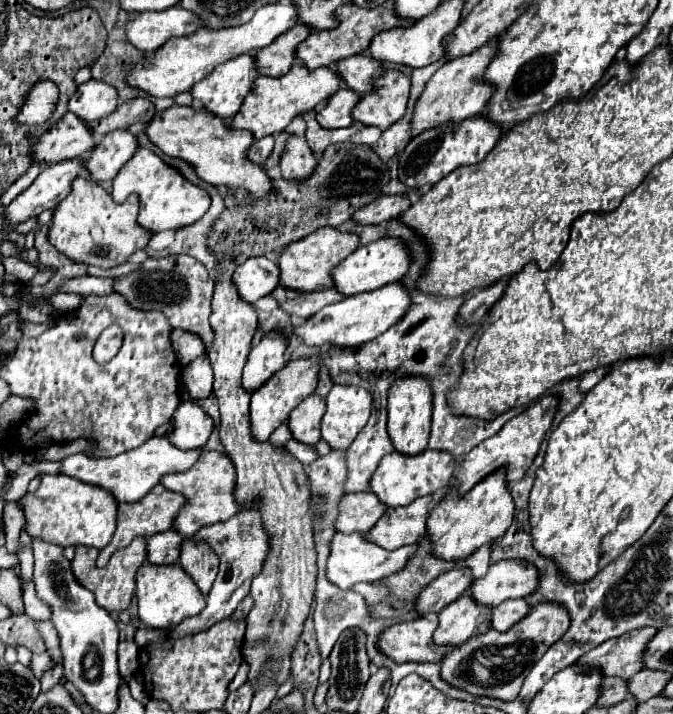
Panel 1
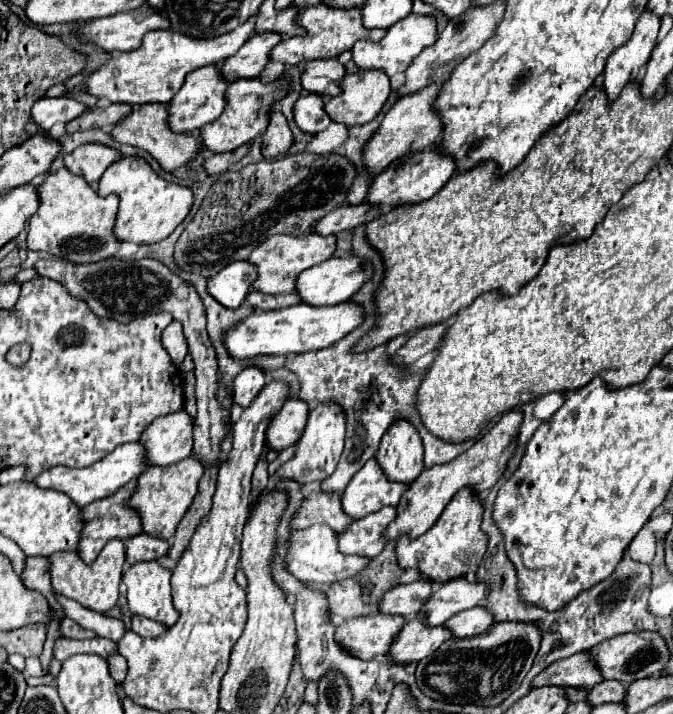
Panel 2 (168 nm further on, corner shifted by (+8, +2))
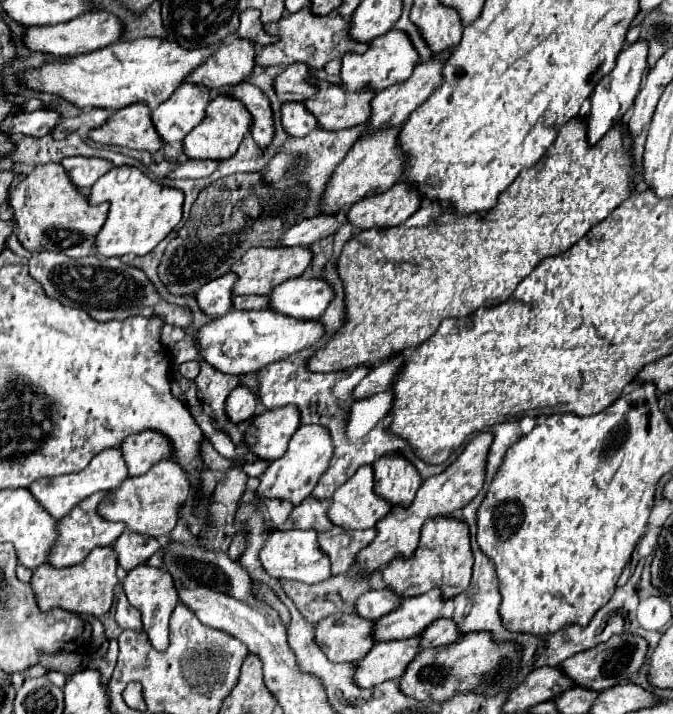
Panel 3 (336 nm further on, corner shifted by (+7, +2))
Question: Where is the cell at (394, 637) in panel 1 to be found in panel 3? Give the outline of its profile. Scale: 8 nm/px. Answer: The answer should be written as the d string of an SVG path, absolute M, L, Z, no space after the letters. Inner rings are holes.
M333 614L315 626L315 642L331 662L359 662L371 648L371 620L355 614Z

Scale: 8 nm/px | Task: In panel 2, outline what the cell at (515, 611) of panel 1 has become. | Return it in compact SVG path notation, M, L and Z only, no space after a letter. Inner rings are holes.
M484 606L464 610L452 616L448 622L444 622L444 626L448 626L458 638L470 638L476 634L484 634L488 628L492 628L492 624L494 624L494 616Z

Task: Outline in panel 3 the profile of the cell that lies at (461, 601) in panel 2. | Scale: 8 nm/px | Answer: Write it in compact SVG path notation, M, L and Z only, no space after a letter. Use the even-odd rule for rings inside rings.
M435 588L417 598L405 598L399 608L373 622L373 640L401 640L419 636L425 626L437 620L443 606L441 592Z

